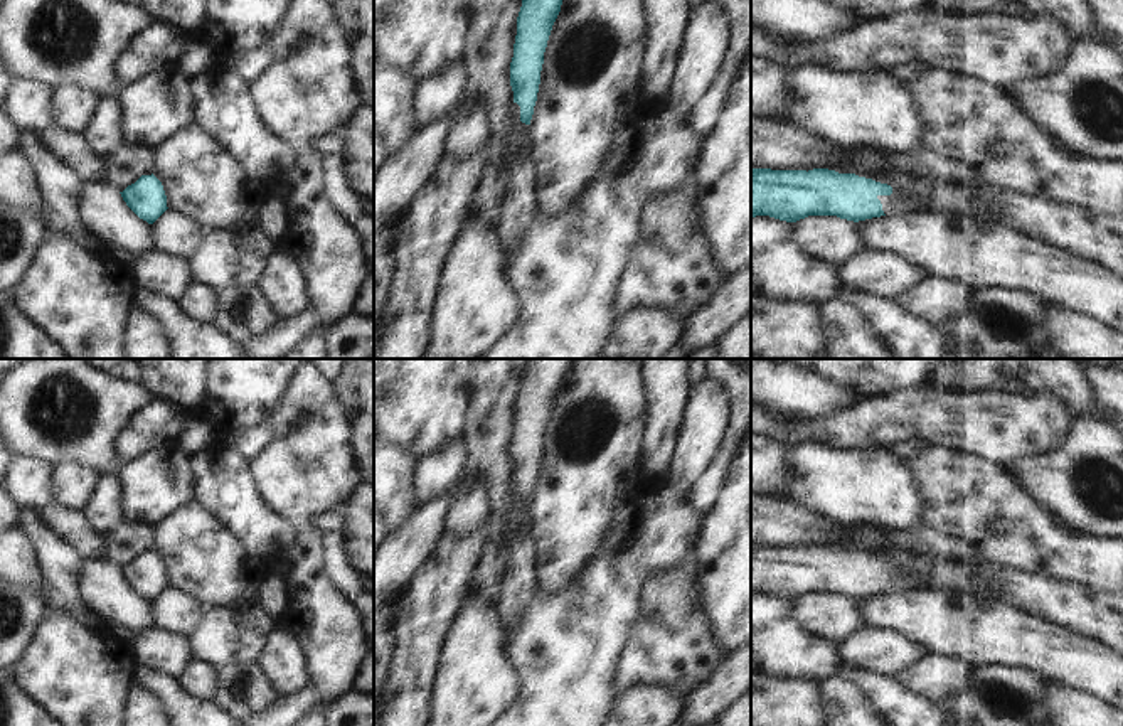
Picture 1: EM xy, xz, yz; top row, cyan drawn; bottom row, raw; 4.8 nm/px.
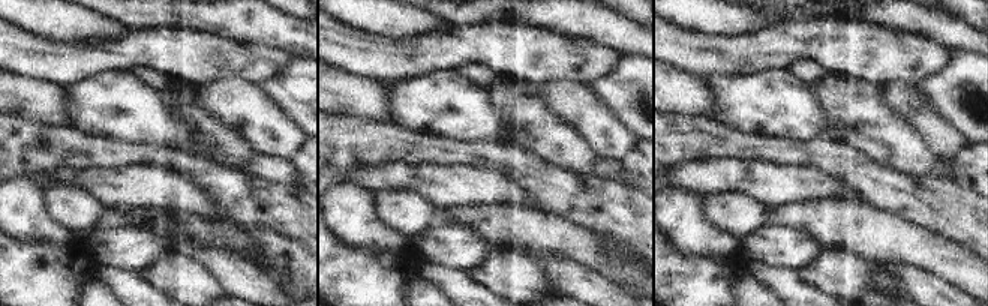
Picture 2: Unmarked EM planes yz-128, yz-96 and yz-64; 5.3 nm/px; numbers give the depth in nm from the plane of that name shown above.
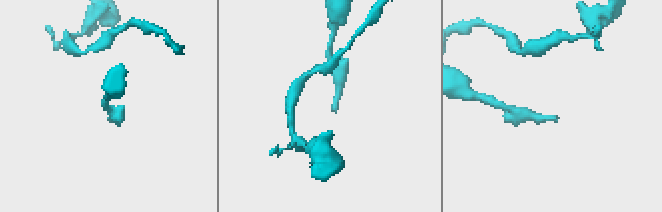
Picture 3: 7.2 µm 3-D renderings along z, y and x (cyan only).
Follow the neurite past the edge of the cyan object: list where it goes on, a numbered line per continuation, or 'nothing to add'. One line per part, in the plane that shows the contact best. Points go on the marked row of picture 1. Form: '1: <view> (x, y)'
1: yz (893, 204)

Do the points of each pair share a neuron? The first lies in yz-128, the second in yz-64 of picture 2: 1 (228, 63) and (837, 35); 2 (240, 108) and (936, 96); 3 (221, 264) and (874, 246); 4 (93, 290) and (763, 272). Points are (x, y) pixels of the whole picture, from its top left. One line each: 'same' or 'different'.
1: same
2: different
3: different
4: different

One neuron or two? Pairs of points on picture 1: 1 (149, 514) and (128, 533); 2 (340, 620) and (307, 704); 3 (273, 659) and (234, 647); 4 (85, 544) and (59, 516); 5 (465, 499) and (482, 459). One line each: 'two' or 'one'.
1: two
2: two
3: two
4: one
5: two

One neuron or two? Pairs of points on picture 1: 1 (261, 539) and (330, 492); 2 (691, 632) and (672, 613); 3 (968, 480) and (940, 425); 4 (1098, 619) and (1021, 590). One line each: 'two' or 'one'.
1: two
2: two
3: two
4: one

